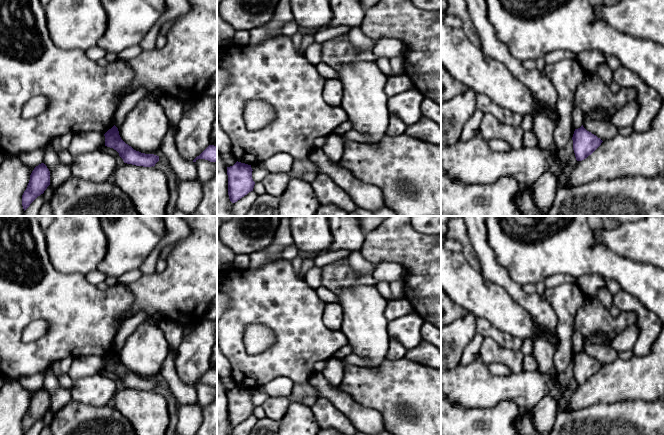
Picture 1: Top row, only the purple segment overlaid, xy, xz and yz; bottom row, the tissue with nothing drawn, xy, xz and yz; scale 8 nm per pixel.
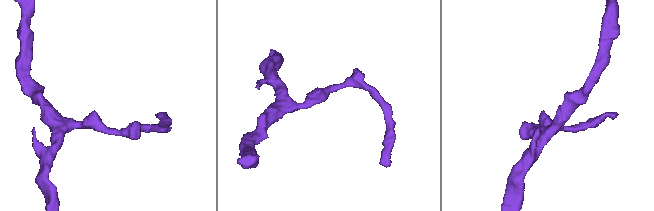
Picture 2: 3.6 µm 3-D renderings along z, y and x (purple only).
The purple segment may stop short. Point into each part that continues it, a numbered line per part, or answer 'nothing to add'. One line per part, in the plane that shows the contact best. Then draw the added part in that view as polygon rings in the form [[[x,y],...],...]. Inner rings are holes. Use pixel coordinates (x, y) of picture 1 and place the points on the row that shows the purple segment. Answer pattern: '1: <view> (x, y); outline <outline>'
nothing to add

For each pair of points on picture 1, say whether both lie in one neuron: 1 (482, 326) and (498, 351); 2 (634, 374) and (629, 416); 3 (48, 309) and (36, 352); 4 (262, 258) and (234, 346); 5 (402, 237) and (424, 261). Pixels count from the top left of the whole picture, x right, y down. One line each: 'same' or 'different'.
1: different
2: different
3: same
4: different
5: same

